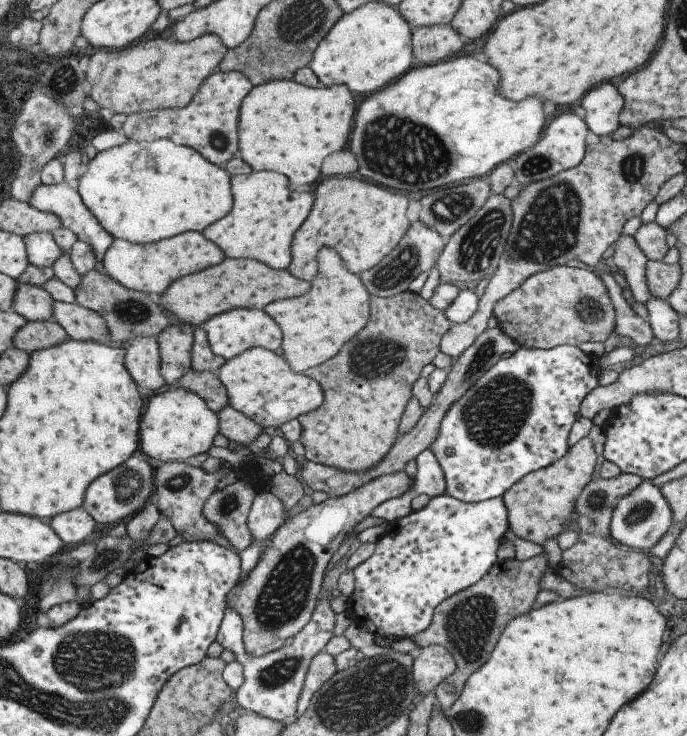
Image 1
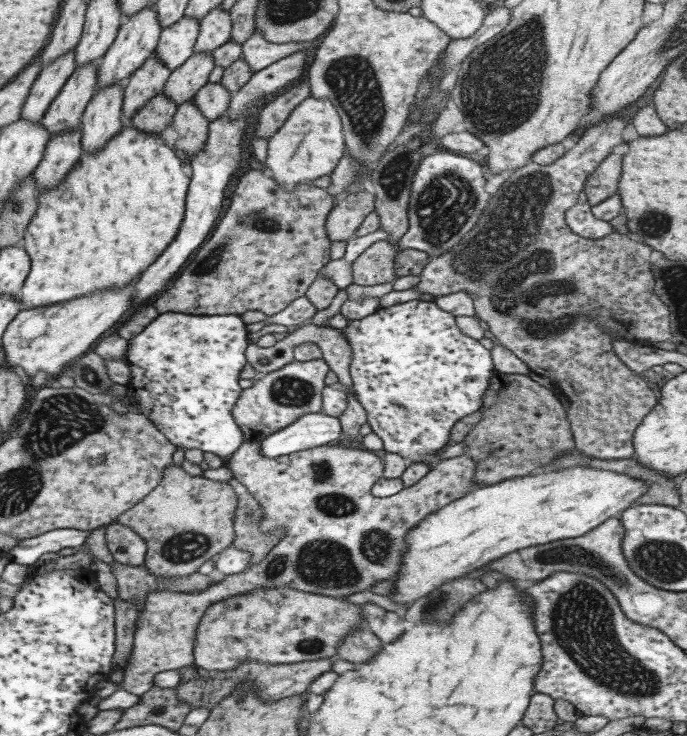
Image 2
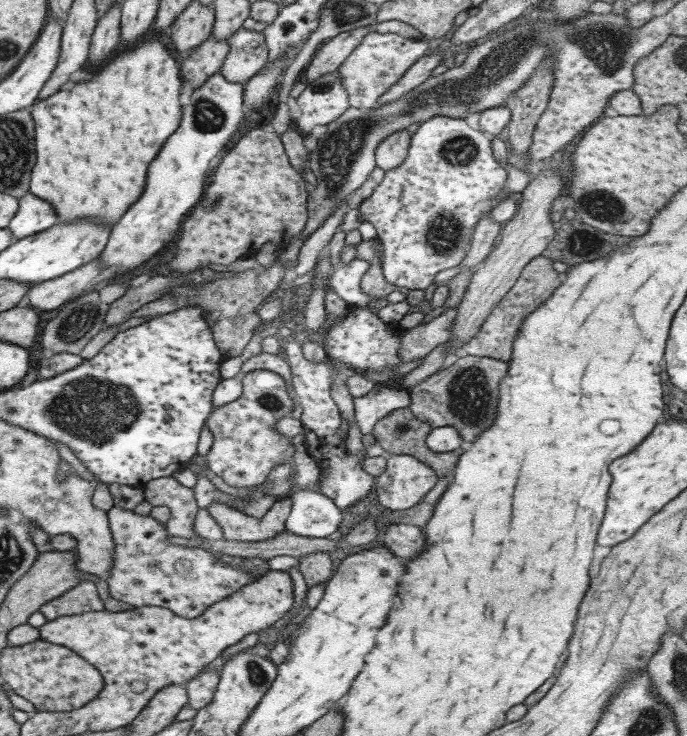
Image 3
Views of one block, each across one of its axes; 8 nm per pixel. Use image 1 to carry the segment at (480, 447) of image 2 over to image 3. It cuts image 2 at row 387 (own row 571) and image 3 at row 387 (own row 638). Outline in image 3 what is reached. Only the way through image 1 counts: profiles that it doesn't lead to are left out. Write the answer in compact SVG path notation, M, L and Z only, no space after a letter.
M461 353L450 365L443 366L435 374L418 380L415 386L410 387L407 407L417 420L426 422L430 428L452 426L457 429L466 445L491 426L496 415L498 382L507 369L506 362Z

